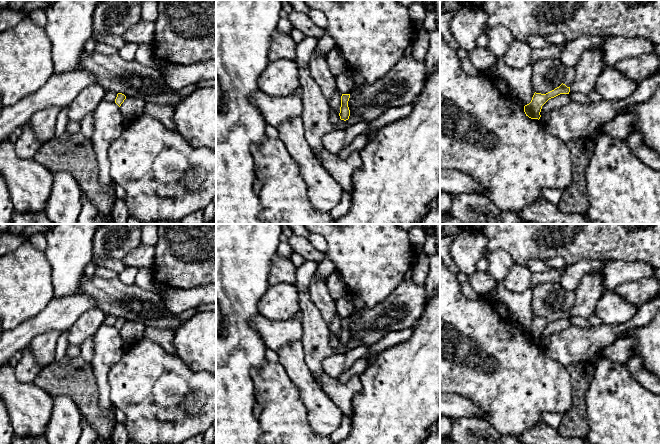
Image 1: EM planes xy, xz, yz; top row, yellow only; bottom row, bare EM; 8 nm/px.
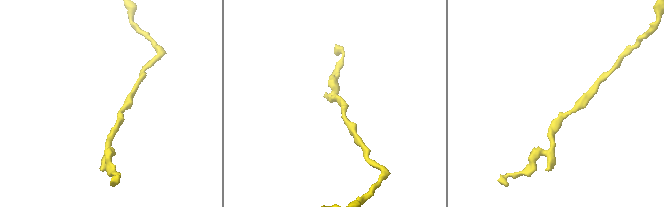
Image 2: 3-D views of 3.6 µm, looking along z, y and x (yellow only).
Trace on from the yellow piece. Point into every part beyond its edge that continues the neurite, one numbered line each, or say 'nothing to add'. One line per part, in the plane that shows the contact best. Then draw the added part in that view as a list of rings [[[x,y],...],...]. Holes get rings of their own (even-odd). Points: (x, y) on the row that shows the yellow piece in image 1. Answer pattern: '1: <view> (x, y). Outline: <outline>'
nothing to add

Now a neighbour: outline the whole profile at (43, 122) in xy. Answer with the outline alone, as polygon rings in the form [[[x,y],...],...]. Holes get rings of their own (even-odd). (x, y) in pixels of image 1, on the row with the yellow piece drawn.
[[[51,107],[41,110],[29,120],[38,140],[47,142],[54,137],[56,119],[63,107]]]

